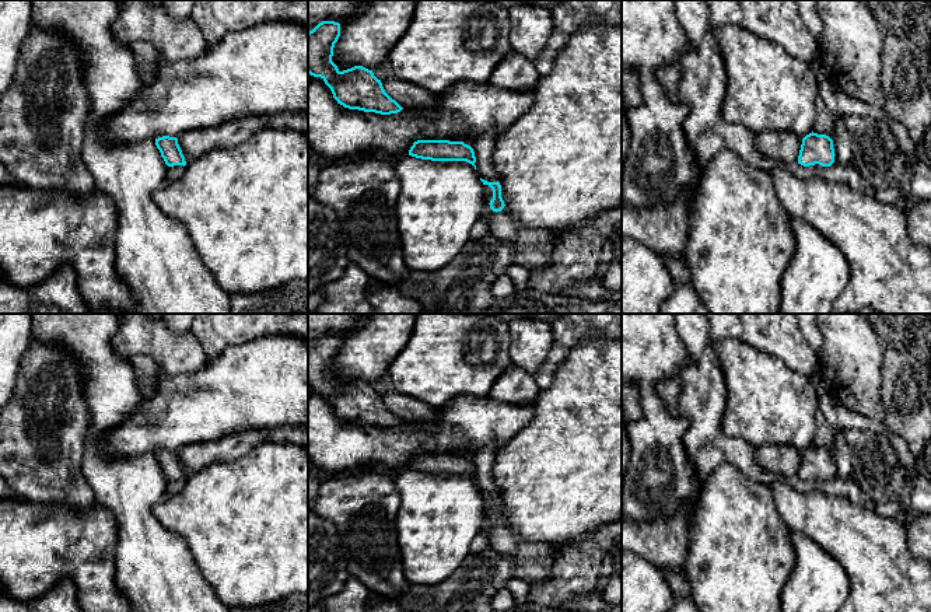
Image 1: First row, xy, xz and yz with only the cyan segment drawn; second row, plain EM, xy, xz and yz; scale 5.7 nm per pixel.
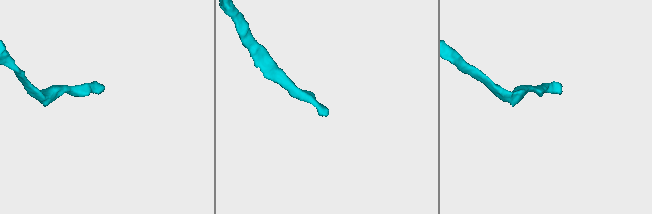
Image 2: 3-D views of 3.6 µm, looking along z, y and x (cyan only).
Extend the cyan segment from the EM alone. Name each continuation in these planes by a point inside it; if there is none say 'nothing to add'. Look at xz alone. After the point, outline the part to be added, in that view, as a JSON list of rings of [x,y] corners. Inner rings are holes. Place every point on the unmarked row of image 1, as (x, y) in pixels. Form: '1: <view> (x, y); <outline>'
1: xz (534, 562); [[[504,524],[497,525],[490,536],[490,546],[514,560],[515,578],[529,584],[545,581],[552,574],[553,545],[524,542]]]

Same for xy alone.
nothing to add

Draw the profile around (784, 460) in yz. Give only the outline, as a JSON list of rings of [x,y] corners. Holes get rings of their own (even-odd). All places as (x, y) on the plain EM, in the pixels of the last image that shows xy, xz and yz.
[[[762,445],[755,448],[753,457],[764,471],[798,476],[802,452],[792,445]]]

